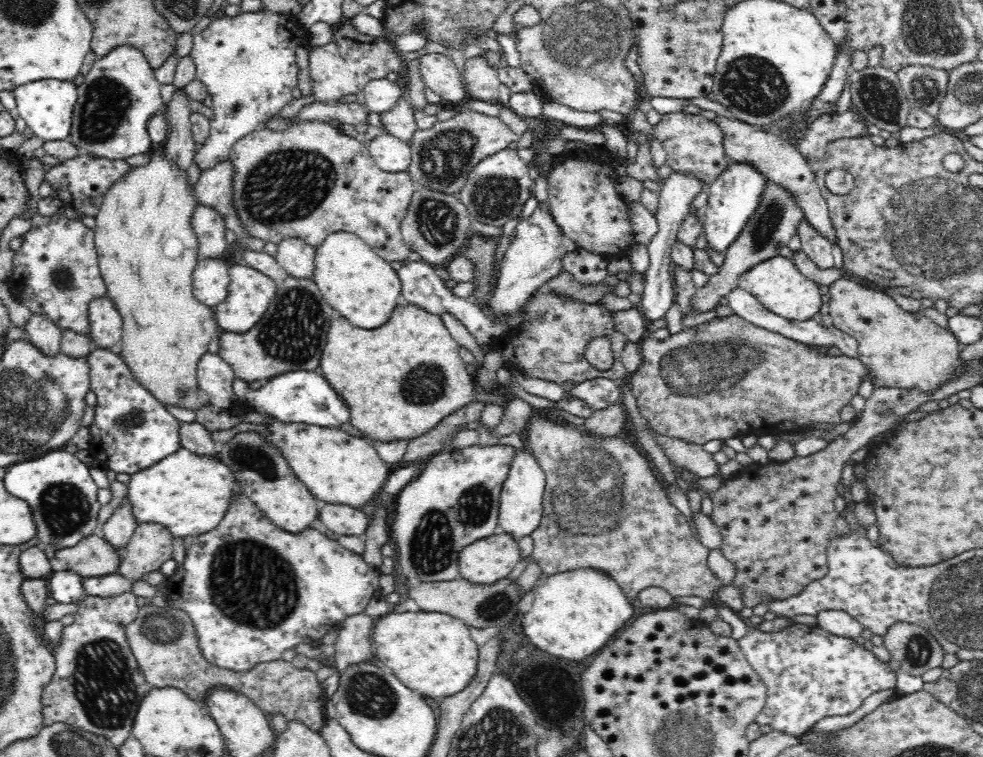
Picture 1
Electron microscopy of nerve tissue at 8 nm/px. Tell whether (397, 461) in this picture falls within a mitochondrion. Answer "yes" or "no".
no

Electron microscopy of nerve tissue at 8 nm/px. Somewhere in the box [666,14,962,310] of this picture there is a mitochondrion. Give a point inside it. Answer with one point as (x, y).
(754, 86)

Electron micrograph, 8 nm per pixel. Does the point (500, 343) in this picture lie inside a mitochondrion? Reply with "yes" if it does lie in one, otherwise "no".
no

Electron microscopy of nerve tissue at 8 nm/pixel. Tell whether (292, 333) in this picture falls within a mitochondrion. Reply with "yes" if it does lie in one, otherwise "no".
yes

